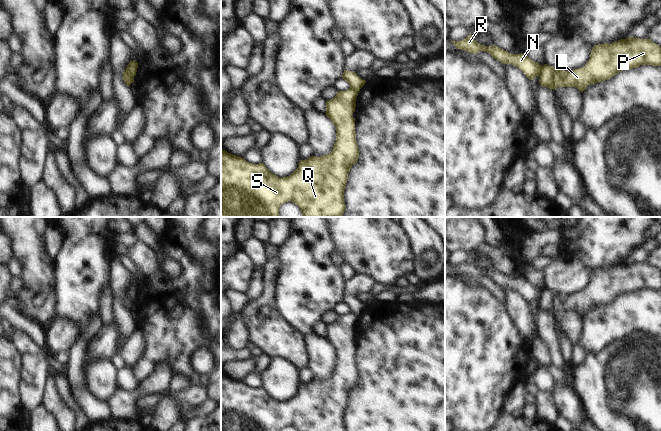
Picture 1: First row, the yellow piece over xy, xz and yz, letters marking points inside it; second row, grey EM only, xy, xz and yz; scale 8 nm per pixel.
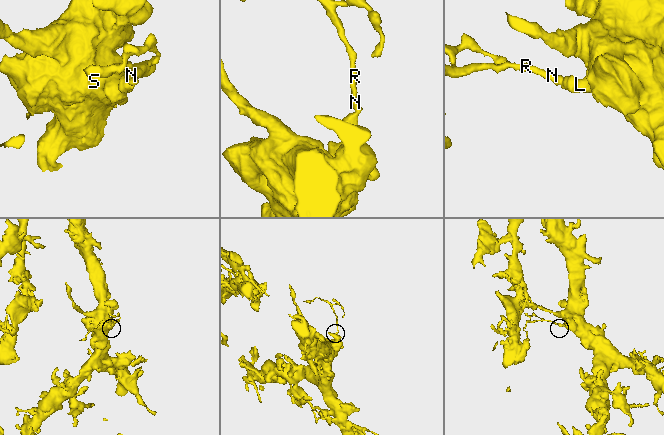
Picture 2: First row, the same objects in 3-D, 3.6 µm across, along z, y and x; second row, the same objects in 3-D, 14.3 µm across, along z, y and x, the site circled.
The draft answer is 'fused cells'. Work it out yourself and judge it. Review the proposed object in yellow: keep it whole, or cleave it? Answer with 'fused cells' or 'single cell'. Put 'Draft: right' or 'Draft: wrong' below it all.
fused cells
Draft: right

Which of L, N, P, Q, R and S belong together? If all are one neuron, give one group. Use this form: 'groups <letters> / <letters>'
groups L P Q S / N R

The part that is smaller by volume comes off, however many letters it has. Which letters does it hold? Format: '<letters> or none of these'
N, R

